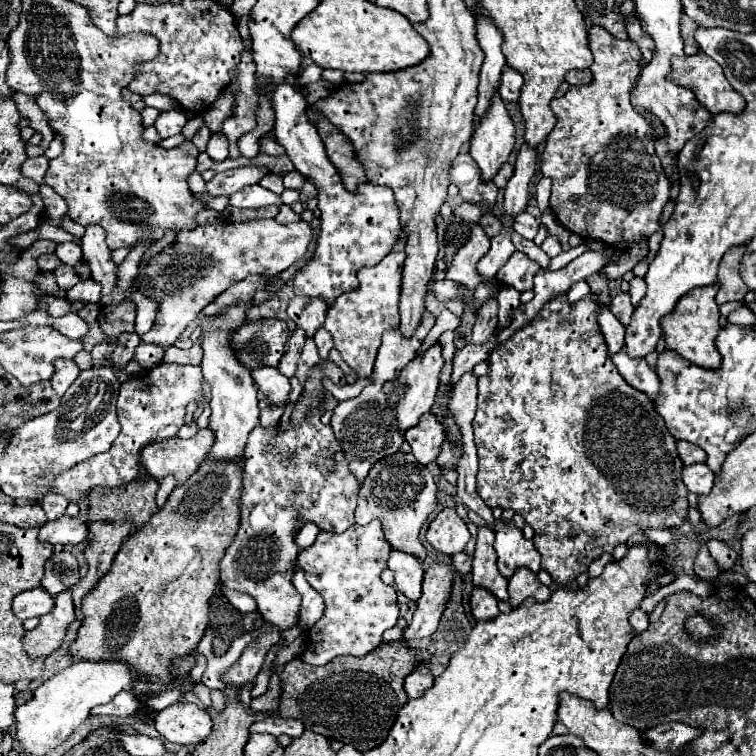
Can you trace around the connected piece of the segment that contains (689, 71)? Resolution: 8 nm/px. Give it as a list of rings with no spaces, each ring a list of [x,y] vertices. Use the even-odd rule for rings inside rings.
[[[698,51],[696,55],[684,55],[684,57],[674,57],[672,59],[672,81],[684,85],[684,87],[690,87],[692,93],[696,95],[698,103],[708,109],[712,115],[716,113],[742,113],[744,111],[744,99],[732,89],[732,85],[726,81],[724,73],[722,73],[722,67],[712,59],[708,57],[706,53]]]

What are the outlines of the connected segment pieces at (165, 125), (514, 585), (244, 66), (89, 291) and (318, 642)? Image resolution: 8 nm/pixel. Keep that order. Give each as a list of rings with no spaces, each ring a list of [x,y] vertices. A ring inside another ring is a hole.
[[[172,109],[172,111],[164,111],[158,115],[154,127],[156,131],[162,135],[162,137],[172,137],[172,135],[178,135],[186,123],[186,113],[184,111],[178,111],[178,109]]]
[[[520,567],[520,569],[516,569],[516,575],[512,575],[512,579],[508,581],[508,595],[510,595],[512,609],[516,609],[528,597],[534,597],[540,603],[548,601],[550,589],[538,581],[536,573],[528,571],[526,567]]]
[[[244,15],[238,19],[238,31],[240,31],[240,37],[244,41],[244,53],[242,53],[242,61],[238,63],[238,69],[240,69],[240,97],[236,97],[234,105],[232,105],[232,115],[224,121],[224,127],[222,127],[222,133],[226,135],[228,143],[230,143],[230,157],[236,159],[240,157],[242,153],[238,151],[238,139],[256,129],[258,125],[258,117],[256,117],[256,111],[258,111],[258,103],[260,103],[260,93],[256,93],[256,63],[252,59],[252,37],[250,37],[250,25],[252,17],[250,15]]]
[[[82,279],[66,293],[66,297],[72,301],[82,301],[82,303],[98,303],[102,297],[100,289],[102,289],[100,283],[96,283],[94,279]]]
[[[372,521],[370,525],[352,525],[348,531],[336,535],[336,533],[326,533],[322,531],[316,539],[316,543],[304,551],[298,553],[298,565],[304,569],[308,583],[322,595],[324,599],[324,615],[314,623],[312,629],[306,633],[306,647],[300,655],[304,663],[310,665],[326,665],[334,657],[340,655],[354,655],[354,657],[364,657],[372,649],[376,649],[382,643],[382,633],[390,627],[396,625],[400,617],[400,607],[396,601],[396,589],[382,583],[380,575],[386,569],[388,561],[388,551],[390,545],[382,535],[382,525],[380,521]]]

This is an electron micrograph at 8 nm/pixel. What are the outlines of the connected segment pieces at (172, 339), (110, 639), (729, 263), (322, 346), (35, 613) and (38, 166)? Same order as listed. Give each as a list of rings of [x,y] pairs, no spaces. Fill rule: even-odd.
[[[258,219],[246,223],[216,223],[198,225],[192,231],[182,231],[176,241],[156,253],[144,269],[146,277],[136,277],[136,285],[146,289],[160,303],[154,327],[144,333],[142,343],[154,343],[168,349],[178,341],[190,321],[232,283],[246,275],[278,275],[304,257],[312,241],[312,225],[306,221],[280,225],[274,219]],[[154,287],[154,291],[150,291]]]
[[[206,459],[186,483],[170,493],[166,505],[150,521],[122,543],[110,571],[82,599],[84,621],[68,651],[72,661],[122,661],[132,667],[136,681],[150,685],[150,693],[160,693],[174,681],[174,657],[192,655],[208,625],[208,601],[218,585],[218,561],[240,521],[240,475],[240,467],[224,467]]]
[[[734,247],[732,251],[726,251],[724,259],[720,261],[720,269],[718,269],[718,295],[716,295],[716,303],[728,303],[728,301],[742,301],[744,295],[748,293],[748,287],[744,285],[744,281],[740,279],[738,273],[738,265],[740,259],[744,255],[744,247]]]
[[[320,327],[314,335],[314,341],[316,341],[316,347],[320,351],[320,359],[328,359],[328,353],[332,349],[332,335],[324,327]]]
[[[36,587],[16,595],[12,611],[20,619],[28,619],[28,617],[42,617],[50,613],[52,607],[54,607],[54,599],[42,587]]]
[[[46,155],[26,159],[26,161],[24,161],[24,167],[22,167],[24,175],[28,175],[30,179],[34,179],[34,181],[38,181],[38,183],[42,183],[46,169],[48,169],[48,157],[46,157]]]

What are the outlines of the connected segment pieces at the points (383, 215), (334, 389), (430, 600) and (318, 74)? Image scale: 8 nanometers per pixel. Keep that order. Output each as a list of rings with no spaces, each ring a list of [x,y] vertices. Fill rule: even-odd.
[[[272,81],[262,85],[262,93],[268,97],[276,113],[274,135],[278,143],[286,149],[286,155],[294,163],[296,171],[312,179],[318,187],[318,209],[320,209],[322,233],[318,235],[314,257],[294,277],[294,293],[306,295],[306,297],[320,295],[328,301],[328,305],[332,305],[332,301],[338,295],[358,287],[358,279],[356,279],[358,269],[380,263],[392,251],[392,245],[396,243],[400,233],[398,207],[394,201],[394,193],[390,187],[372,185],[372,183],[360,187],[356,195],[348,193],[344,185],[340,183],[338,171],[326,157],[324,143],[316,127],[306,117],[308,103],[302,97],[302,93],[294,89],[290,83],[274,85]]]
[[[328,378],[323,379],[324,387],[326,391],[331,394],[337,401],[345,401],[358,396],[364,387],[370,383],[370,378],[359,378],[355,383],[336,385],[330,381]]]
[[[432,565],[422,583],[422,597],[418,599],[418,609],[414,613],[412,623],[404,629],[402,641],[412,643],[430,637],[440,623],[440,615],[446,607],[450,585],[452,585],[452,571],[444,565]]]
[[[310,65],[310,67],[306,67],[306,69],[302,71],[300,81],[302,81],[304,85],[314,83],[314,81],[320,81],[320,79],[322,79],[322,73],[324,73],[324,69],[322,69],[322,67],[318,67],[318,65]]]

